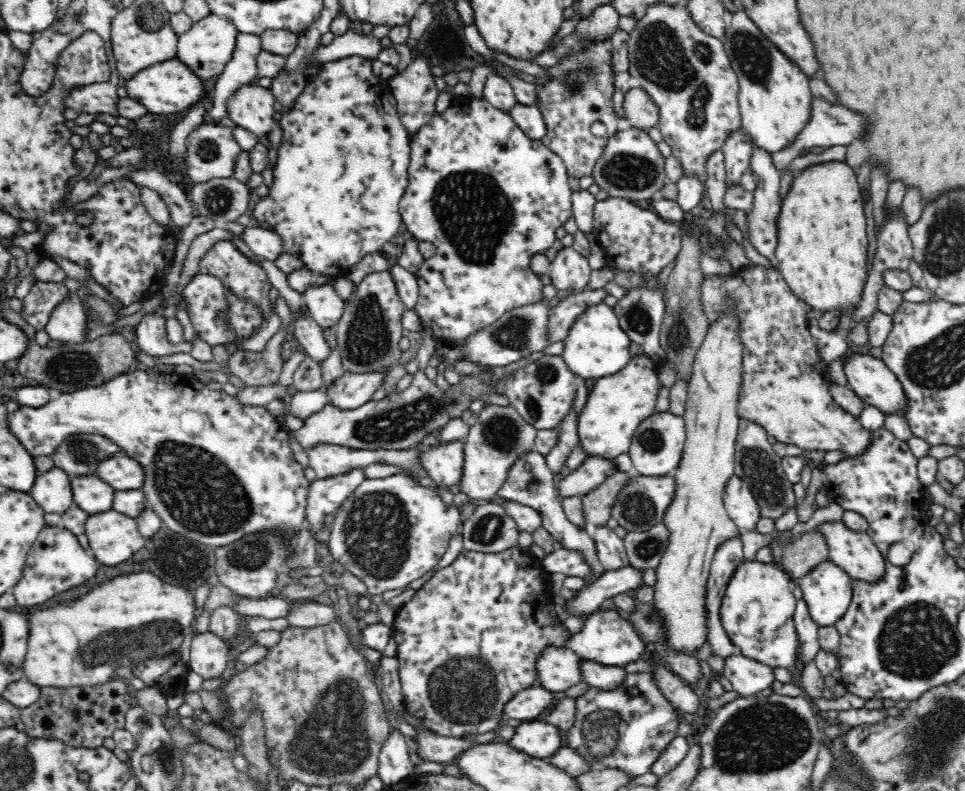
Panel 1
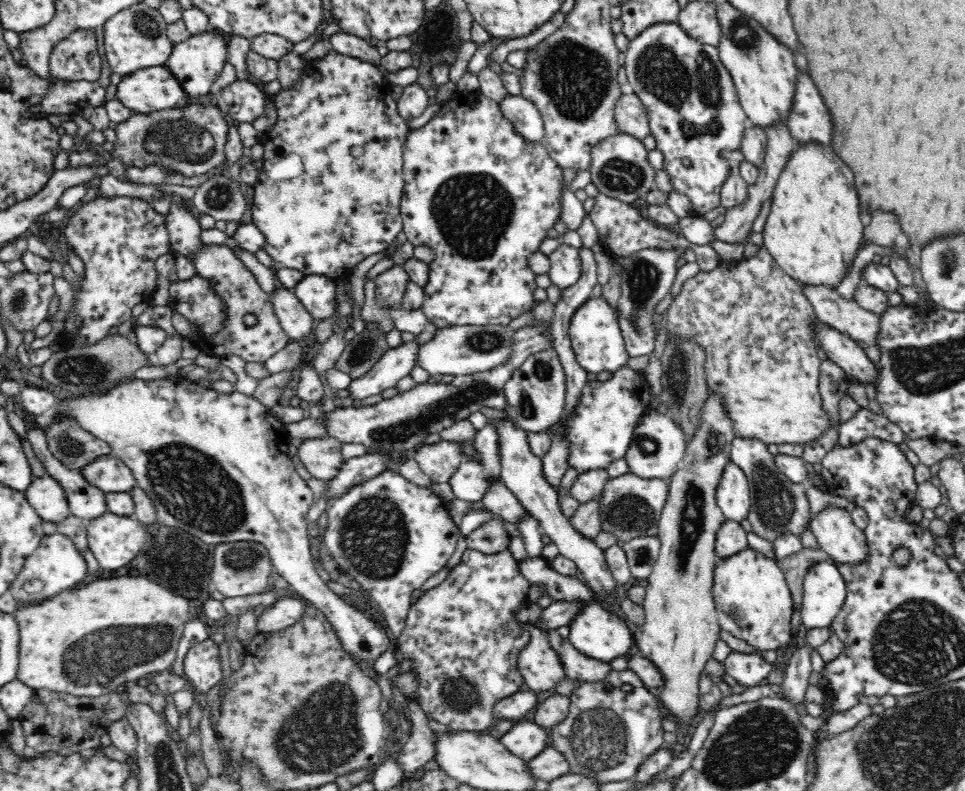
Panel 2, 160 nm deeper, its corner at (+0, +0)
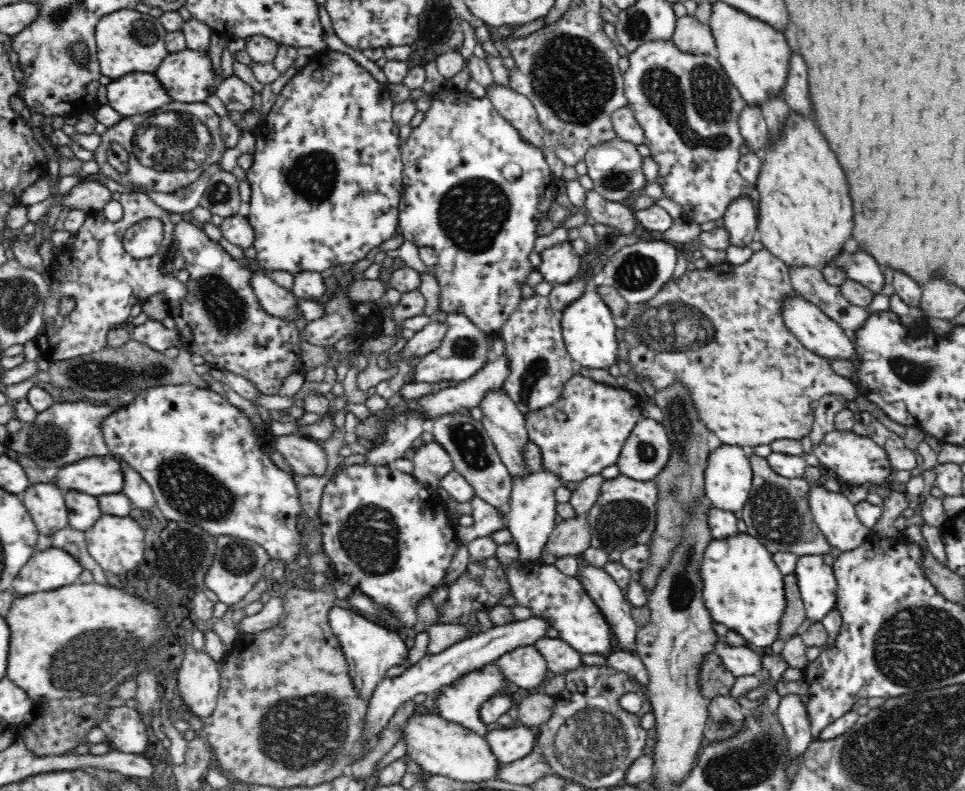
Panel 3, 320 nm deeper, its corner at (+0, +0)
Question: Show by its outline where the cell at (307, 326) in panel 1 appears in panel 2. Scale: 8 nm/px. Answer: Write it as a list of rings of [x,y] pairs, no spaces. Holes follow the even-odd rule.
[[[281,286],[271,295],[272,305],[283,330],[292,340],[308,340],[314,330],[314,317],[305,309],[292,290]]]

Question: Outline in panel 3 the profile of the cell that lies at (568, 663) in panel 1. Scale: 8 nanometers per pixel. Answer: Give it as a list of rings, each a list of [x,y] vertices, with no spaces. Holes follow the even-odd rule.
[[[536,643],[513,648],[506,655],[500,656],[498,661],[516,688],[538,688],[546,682],[551,671]]]

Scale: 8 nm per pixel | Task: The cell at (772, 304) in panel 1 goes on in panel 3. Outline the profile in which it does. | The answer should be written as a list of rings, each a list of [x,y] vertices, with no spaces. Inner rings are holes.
[[[763,248],[753,252],[753,255],[744,264],[732,265],[724,261],[717,265],[711,265],[707,269],[687,270],[676,281],[666,282],[662,286],[662,290],[650,302],[636,306],[630,305],[628,310],[624,312],[624,316],[617,319],[615,324],[618,329],[623,329],[624,342],[628,345],[629,350],[628,362],[631,371],[636,376],[650,380],[656,389],[664,388],[676,376],[684,376],[684,382],[688,384],[688,388],[692,388],[692,396],[696,396],[694,404],[700,404],[700,416],[704,416],[704,424],[708,424],[708,429],[714,432],[723,444],[740,445],[749,449],[753,446],[770,444],[778,439],[800,440],[803,436],[808,435],[813,428],[815,408],[822,395],[836,393],[844,395],[847,400],[852,400],[860,394],[852,380],[834,373],[828,360],[808,350],[784,321],[784,300],[794,298],[797,295],[796,289],[790,281],[788,266],[776,258],[768,249]]]

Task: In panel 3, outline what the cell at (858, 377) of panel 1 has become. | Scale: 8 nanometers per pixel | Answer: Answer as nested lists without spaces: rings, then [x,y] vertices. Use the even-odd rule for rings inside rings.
[[[800,295],[784,300],[784,321],[798,340],[818,356],[830,358],[830,360],[856,360],[856,344],[852,335],[844,331],[837,322],[828,318],[820,308],[804,300]]]

